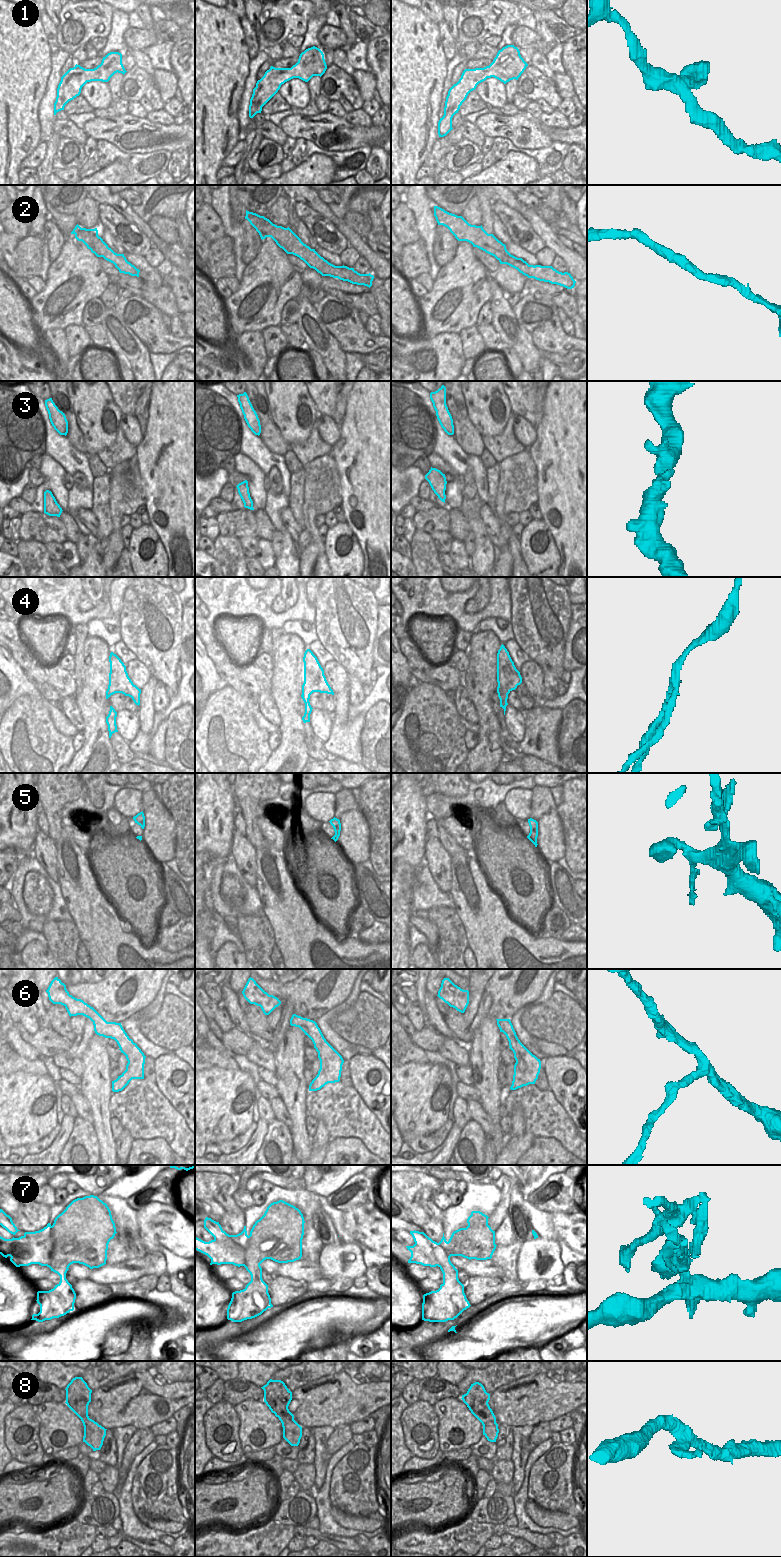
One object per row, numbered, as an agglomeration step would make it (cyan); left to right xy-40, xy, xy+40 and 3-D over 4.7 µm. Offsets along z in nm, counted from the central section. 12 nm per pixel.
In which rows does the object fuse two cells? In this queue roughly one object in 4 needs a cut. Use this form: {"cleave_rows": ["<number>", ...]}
{"cleave_rows": ["7", "8"]}

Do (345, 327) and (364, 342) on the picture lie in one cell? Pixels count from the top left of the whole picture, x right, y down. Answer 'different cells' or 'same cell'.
same cell

